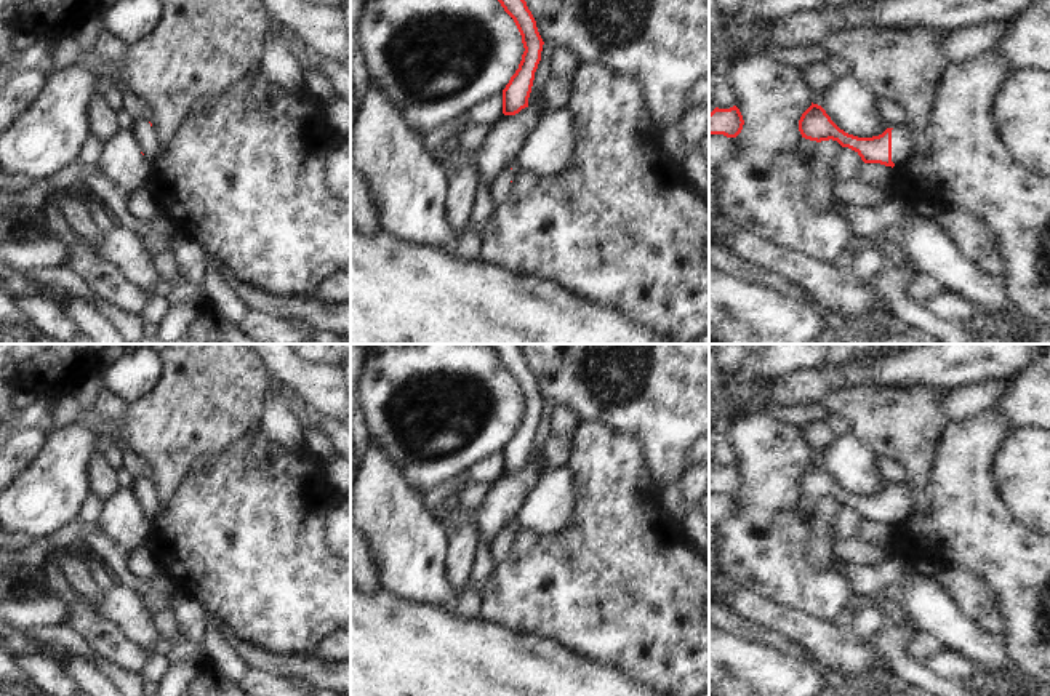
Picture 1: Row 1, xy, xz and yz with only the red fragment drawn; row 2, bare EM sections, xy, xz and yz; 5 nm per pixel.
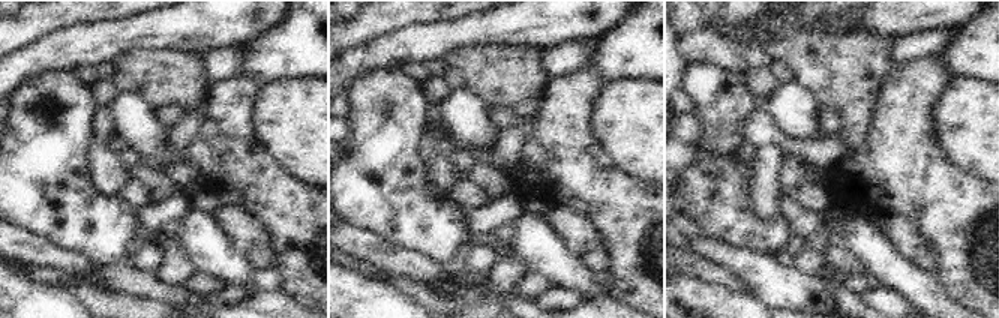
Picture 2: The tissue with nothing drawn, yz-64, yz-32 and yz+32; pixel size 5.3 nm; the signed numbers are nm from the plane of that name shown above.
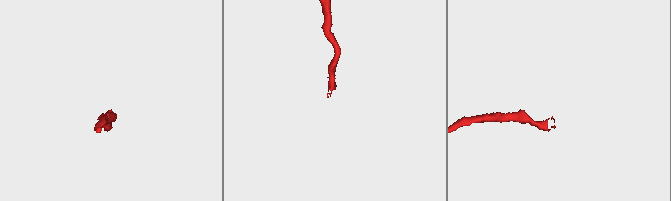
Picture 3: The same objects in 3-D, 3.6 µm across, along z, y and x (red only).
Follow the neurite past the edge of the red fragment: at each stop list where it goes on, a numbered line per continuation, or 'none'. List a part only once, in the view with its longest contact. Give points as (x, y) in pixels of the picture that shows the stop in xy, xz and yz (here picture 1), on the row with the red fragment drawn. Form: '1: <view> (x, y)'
1: yz (901, 146)

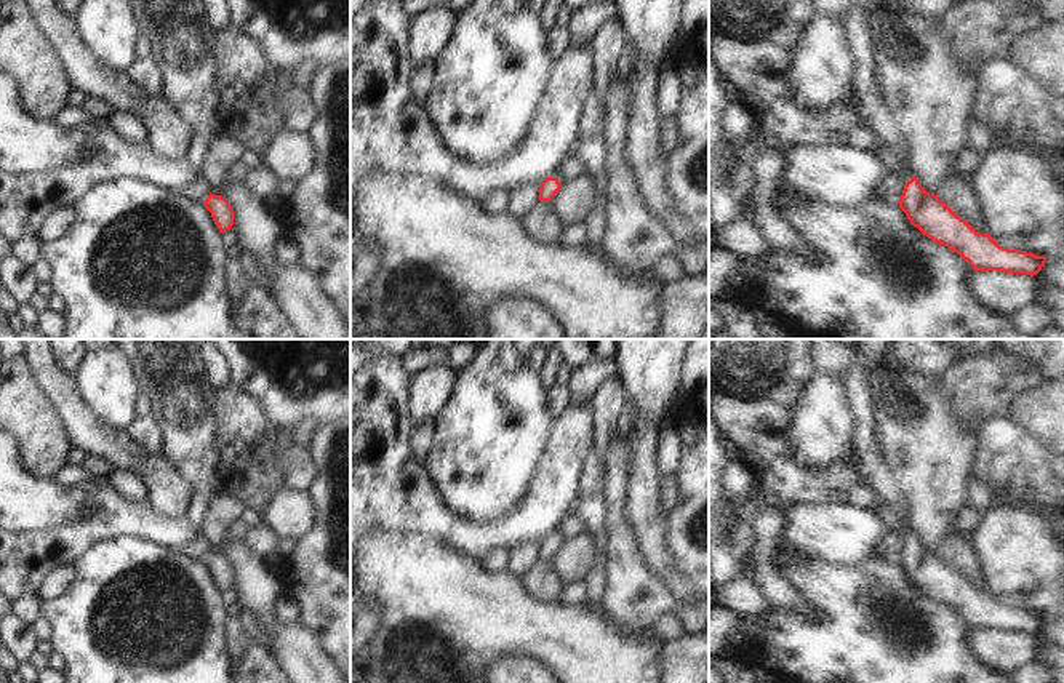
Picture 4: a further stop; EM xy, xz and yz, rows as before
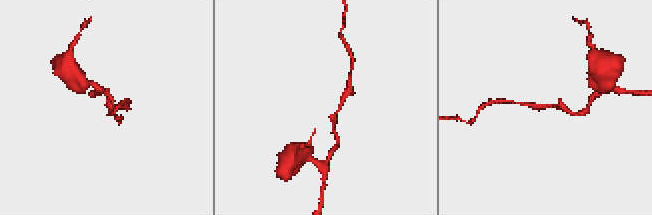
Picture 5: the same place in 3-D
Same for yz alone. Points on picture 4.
1: yz (868, 104)

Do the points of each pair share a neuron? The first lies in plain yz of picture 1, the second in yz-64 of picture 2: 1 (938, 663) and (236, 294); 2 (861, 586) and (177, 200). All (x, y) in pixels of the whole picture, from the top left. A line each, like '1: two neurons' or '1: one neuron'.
1: one neuron
2: one neuron

